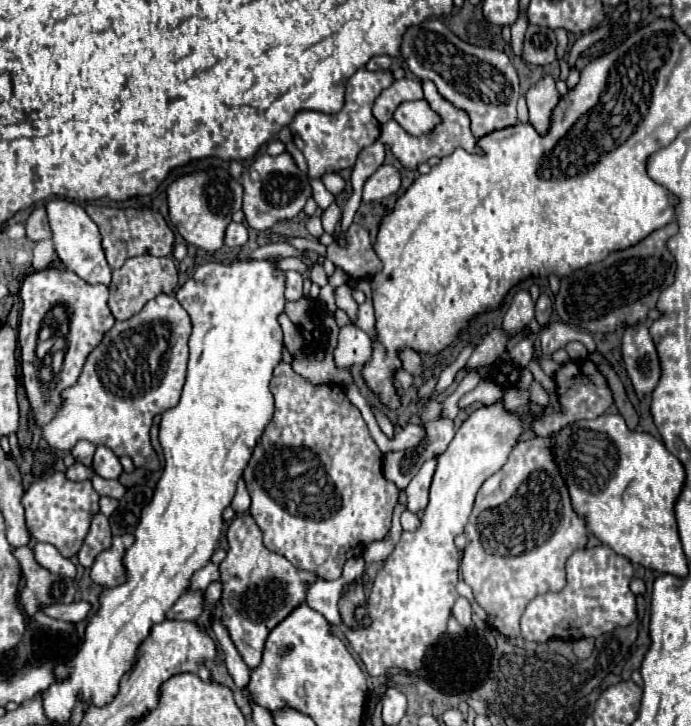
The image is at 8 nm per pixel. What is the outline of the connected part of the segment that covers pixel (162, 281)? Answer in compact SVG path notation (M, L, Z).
M153 255L131 257L125 261L121 269L113 271L113 281L109 285L109 309L117 321L127 321L133 315L137 315L149 299L161 293L173 293L175 287L177 287L177 267L173 259Z

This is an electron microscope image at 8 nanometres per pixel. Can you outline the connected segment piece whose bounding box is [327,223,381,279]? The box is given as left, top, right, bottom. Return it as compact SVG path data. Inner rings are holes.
M353 223L347 233L347 247L339 247L337 241L333 241L327 247L327 257L339 265L351 279L361 279L369 273L379 273L381 261L371 249L369 233Z

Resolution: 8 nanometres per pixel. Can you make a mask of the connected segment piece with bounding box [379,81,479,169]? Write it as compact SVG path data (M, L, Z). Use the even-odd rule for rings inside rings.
M421 81L421 85L423 85L423 89L425 89L425 99L427 99L427 101L431 103L431 107L441 115L443 123L437 125L431 133L427 133L427 135L423 135L423 137L413 137L413 135L409 135L407 131L403 131L397 121L389 121L387 125L381 127L381 137L379 137L379 141L385 143L385 145L389 145L391 151L393 151L393 155L395 155L405 167L409 167L409 169L415 169L419 163L427 161L429 157L445 157L445 155L451 155L457 147L463 147L463 149L467 149L467 151L471 151L471 153L473 153L473 151L479 153L479 149L475 147L473 133L471 133L471 129L469 129L469 117L467 117L467 113L455 109L449 101L445 101L445 99L437 93L433 81Z

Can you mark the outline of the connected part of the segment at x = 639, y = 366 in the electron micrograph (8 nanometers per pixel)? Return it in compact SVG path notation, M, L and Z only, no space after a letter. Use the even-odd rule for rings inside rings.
M645 325L627 327L621 343L627 375L639 399L651 395L661 379L661 359Z

